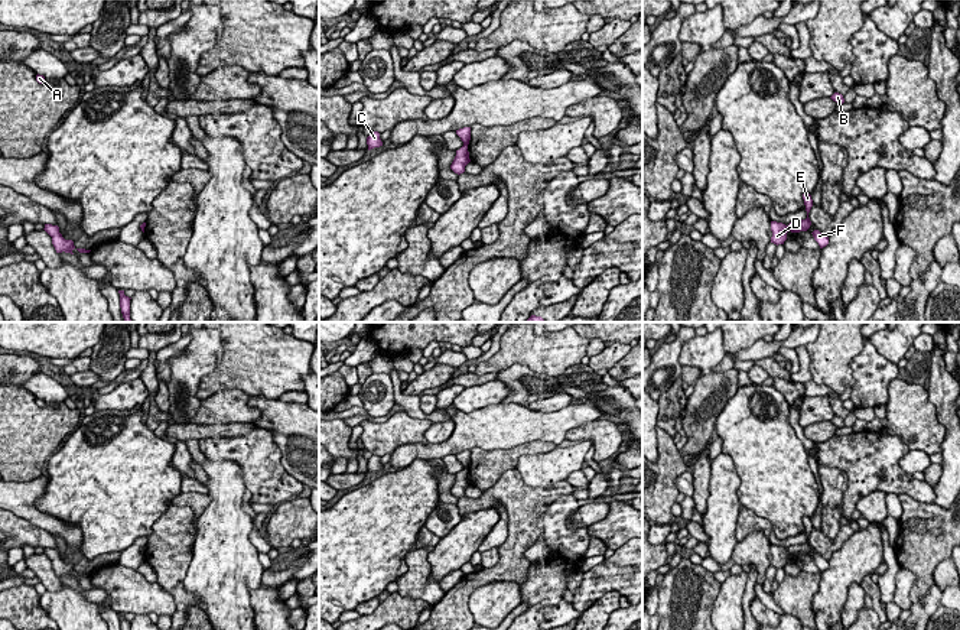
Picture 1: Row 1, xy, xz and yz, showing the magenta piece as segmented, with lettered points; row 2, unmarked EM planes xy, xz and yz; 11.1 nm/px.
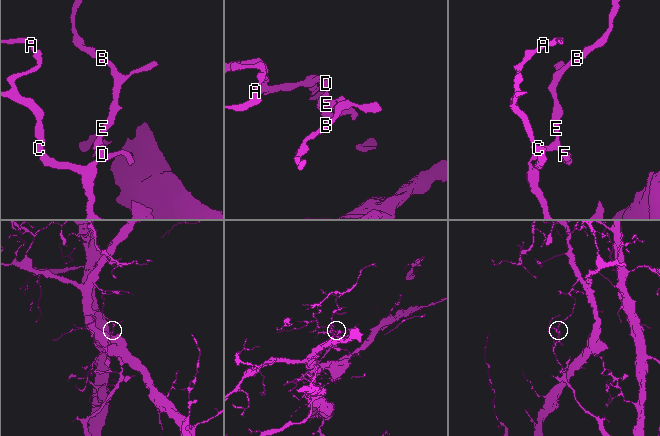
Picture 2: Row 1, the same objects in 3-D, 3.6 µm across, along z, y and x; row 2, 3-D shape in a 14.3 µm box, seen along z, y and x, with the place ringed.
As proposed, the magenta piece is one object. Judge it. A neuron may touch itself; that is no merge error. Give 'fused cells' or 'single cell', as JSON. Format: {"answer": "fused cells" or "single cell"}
{"answer": "fused cells"}

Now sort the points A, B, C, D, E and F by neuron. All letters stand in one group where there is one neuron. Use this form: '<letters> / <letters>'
A C D / B E F

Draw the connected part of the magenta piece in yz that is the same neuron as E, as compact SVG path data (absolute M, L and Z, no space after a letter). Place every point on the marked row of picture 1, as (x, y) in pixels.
M803 194L803 199L804 199L806 211L807 211L807 218L795 221L795 223L790 223L788 230L791 233L807 231L810 228L810 225L811 225L811 221L808 218L808 212L810 212L810 210L813 207L811 195L810 194Z

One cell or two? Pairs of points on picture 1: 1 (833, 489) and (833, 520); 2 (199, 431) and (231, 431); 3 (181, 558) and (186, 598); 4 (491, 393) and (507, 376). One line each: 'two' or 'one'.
1: one
2: one
3: one
4: two

